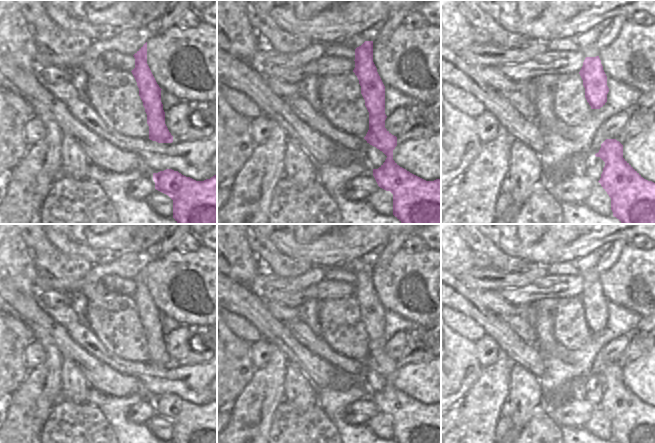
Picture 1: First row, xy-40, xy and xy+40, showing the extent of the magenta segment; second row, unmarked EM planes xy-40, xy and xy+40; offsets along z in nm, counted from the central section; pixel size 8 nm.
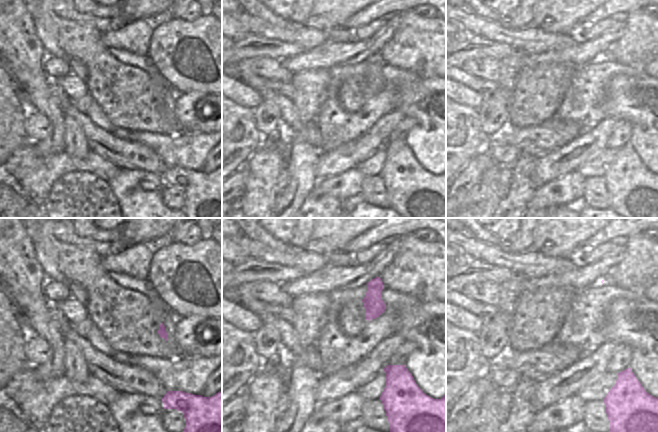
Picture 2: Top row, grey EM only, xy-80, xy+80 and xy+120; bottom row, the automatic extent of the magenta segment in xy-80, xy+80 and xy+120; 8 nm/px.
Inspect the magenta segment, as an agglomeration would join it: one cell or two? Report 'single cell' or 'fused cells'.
single cell

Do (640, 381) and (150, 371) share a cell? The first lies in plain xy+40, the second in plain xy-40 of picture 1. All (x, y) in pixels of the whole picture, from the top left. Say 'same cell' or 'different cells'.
same cell

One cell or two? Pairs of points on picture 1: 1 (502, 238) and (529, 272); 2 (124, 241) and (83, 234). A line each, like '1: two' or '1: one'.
1: two
2: two

